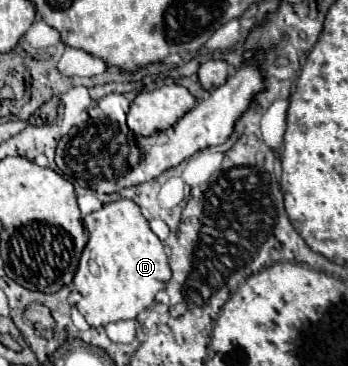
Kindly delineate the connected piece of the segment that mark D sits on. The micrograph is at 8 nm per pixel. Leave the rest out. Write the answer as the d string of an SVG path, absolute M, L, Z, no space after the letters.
M131 199L107 203L99 211L85 215L85 227L89 231L89 241L73 279L75 291L81 293L81 301L77 303L79 313L91 327L137 319L137 315L155 301L155 295L165 289L171 279L163 243L151 231L139 205Z

